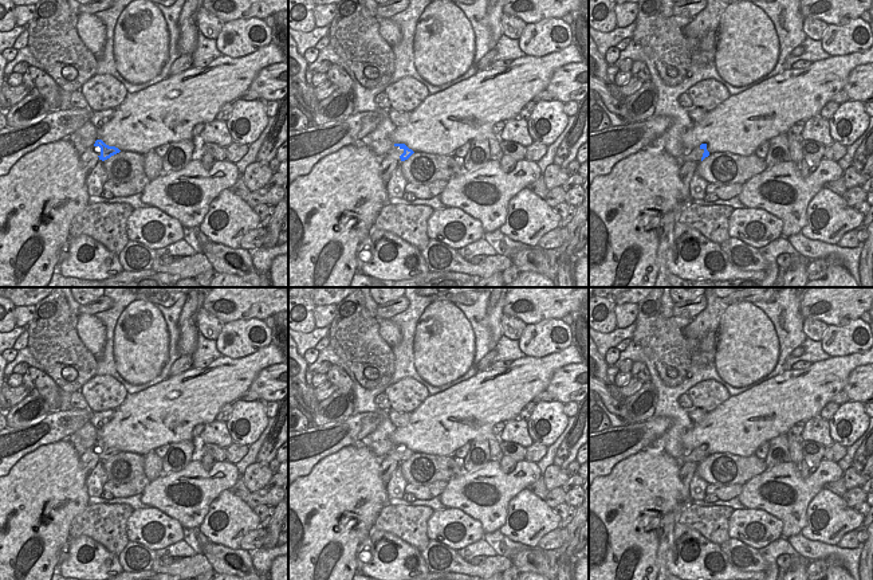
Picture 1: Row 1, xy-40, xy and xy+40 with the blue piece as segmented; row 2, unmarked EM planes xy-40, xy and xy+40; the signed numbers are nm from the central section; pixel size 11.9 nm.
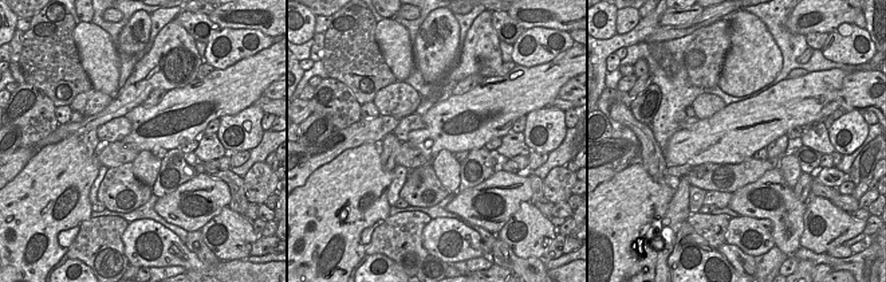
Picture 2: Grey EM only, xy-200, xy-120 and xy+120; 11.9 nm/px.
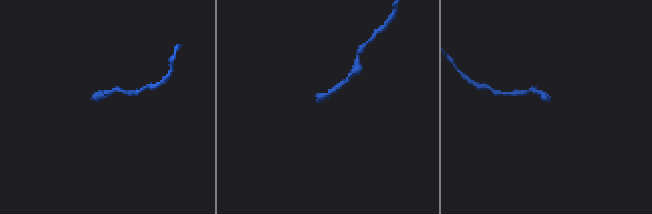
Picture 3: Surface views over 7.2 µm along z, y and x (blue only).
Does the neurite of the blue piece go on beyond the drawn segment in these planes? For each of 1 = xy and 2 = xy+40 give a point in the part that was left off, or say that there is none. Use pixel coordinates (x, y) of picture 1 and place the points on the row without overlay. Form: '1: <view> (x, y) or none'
1: xy (396, 453)
2: xy+40 (695, 455)

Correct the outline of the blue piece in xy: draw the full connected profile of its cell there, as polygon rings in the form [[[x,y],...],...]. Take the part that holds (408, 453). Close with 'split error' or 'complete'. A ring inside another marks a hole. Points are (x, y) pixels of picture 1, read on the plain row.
[[[394,444],[393,450],[388,452],[389,458],[398,463],[408,461],[413,454],[405,444]]] | split error

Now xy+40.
[[[701,444],[699,448],[688,451],[685,455],[683,455],[681,458],[676,458],[676,459],[681,467],[687,462],[700,463],[708,456],[709,456],[709,452],[707,451],[707,444]]] | split error

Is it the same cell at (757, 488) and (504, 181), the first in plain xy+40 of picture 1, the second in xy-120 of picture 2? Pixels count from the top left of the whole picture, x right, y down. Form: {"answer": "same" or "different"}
{"answer": "same"}

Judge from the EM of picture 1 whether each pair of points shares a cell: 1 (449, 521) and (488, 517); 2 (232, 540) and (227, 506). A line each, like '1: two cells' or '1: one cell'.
1: two cells
2: one cell

